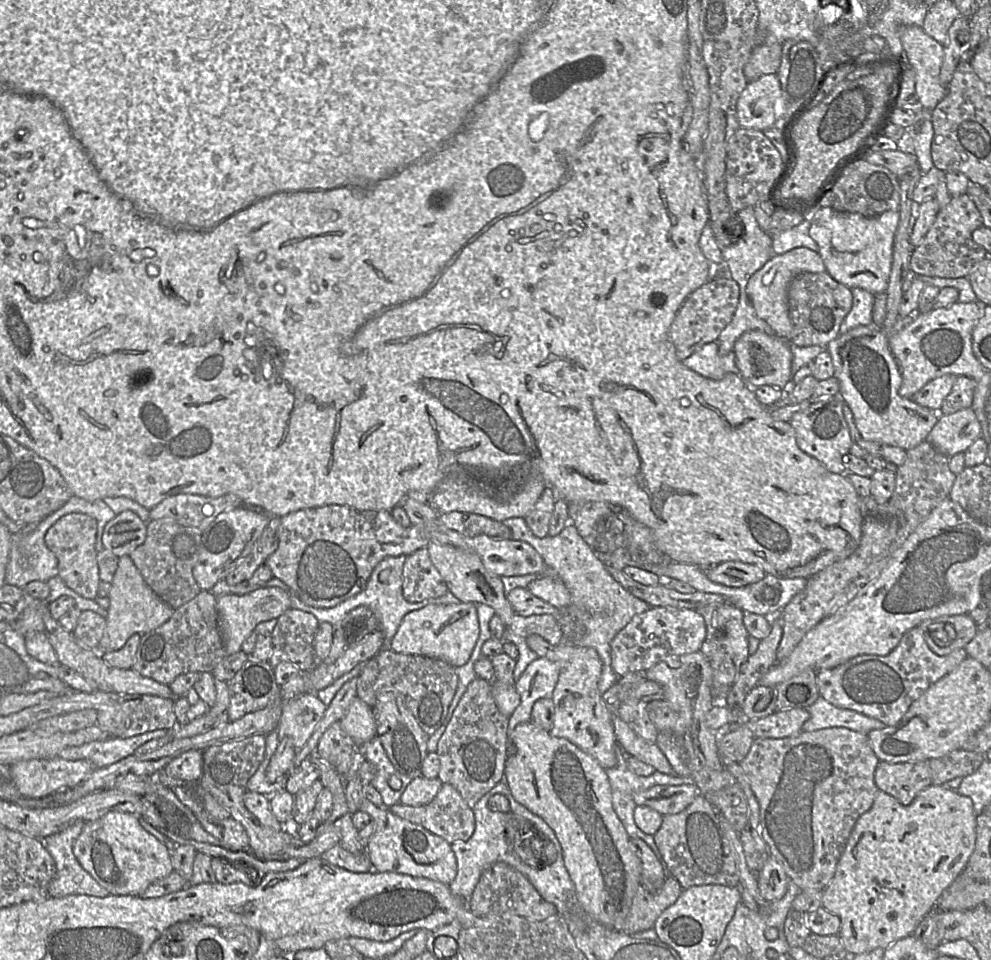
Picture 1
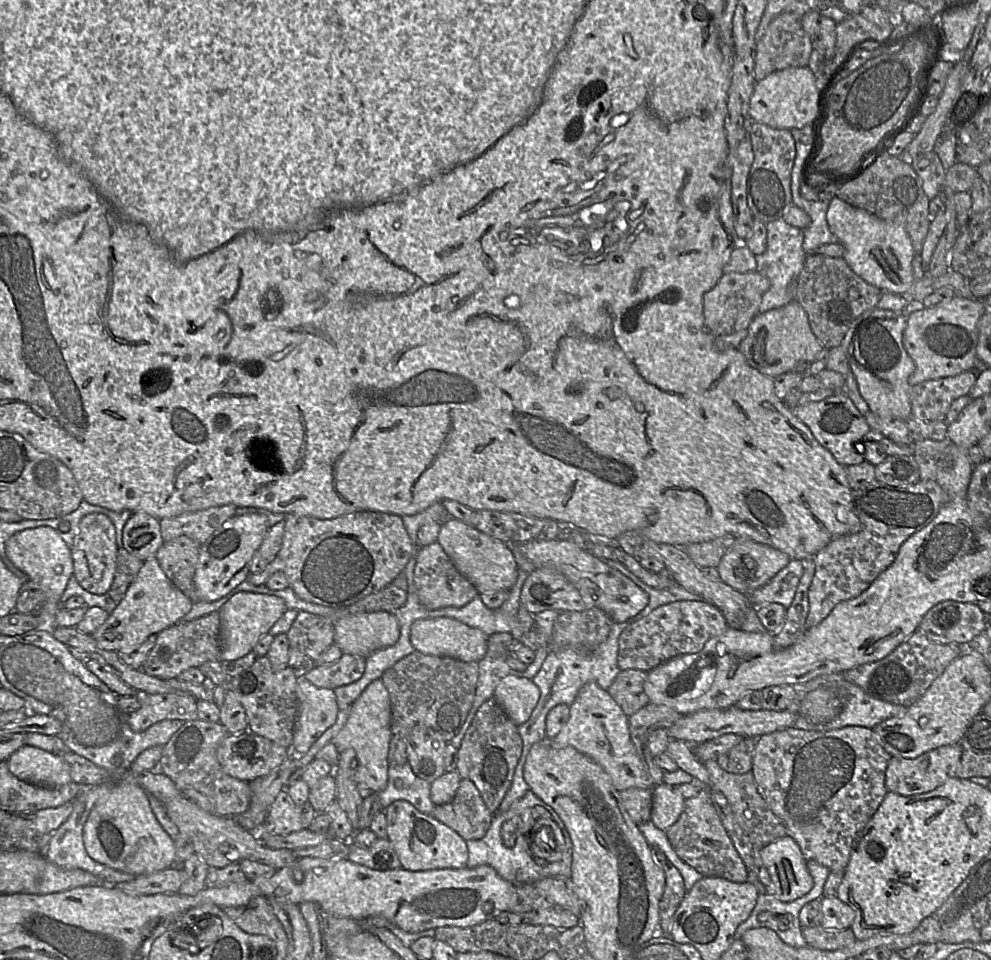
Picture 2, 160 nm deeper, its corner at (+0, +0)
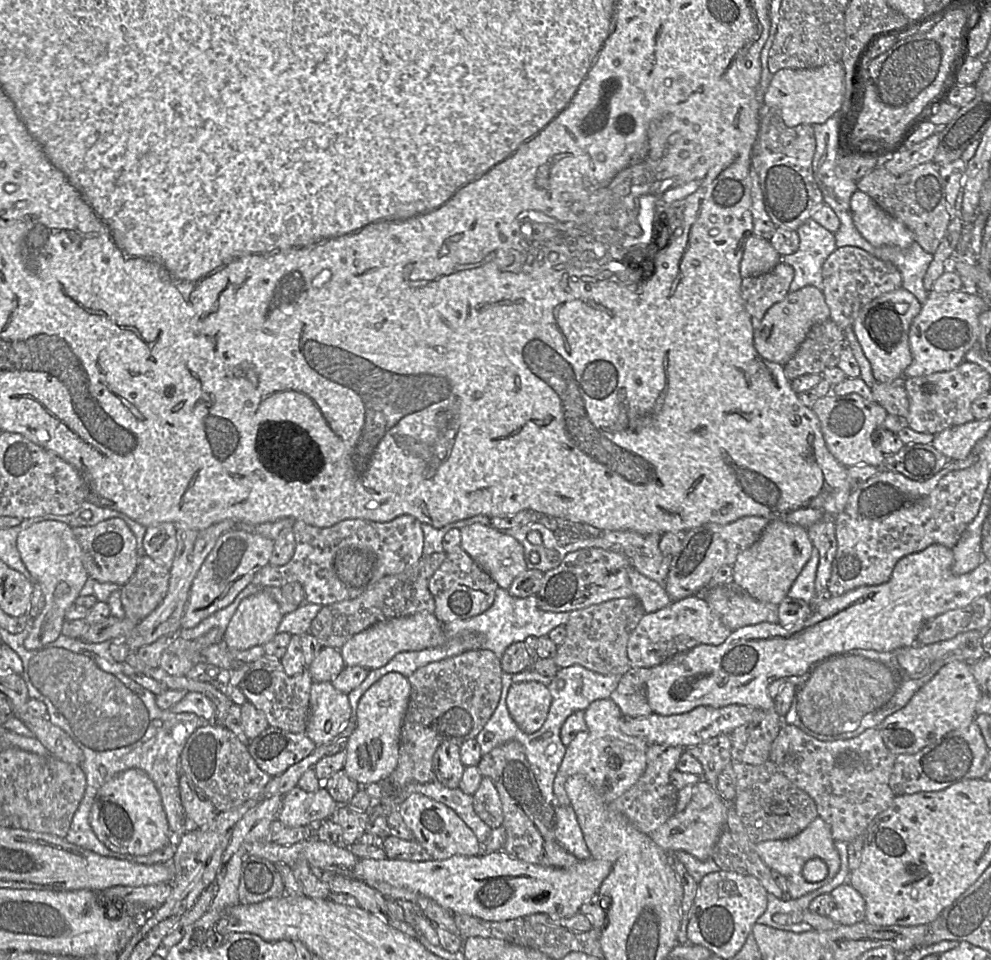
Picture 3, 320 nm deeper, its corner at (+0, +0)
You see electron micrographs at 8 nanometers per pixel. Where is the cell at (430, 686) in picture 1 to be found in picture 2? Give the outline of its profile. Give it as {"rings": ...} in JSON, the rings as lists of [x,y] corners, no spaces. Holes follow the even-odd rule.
{"rings":[[[417,651],[387,669],[380,679],[389,693],[391,702],[389,764],[395,766],[407,763],[410,733],[417,725],[425,725],[439,732],[447,742],[454,738],[460,732],[473,706],[478,678],[478,662],[463,662],[451,657],[426,655]]]}

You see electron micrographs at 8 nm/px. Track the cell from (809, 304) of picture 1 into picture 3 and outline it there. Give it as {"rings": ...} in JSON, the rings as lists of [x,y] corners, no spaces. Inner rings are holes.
{"rings":[[[853,246],[837,248],[822,265],[822,288],[830,314],[829,319],[841,329],[846,330],[853,324],[860,309],[875,298],[900,288],[902,275],[896,266],[886,262],[871,253]]]}

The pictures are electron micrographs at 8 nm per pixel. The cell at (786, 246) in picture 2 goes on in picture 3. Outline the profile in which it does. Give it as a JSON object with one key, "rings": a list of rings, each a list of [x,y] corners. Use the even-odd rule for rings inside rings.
{"rings":[[[813,220],[796,229],[799,236],[799,248],[792,254],[782,257],[781,262],[794,269],[794,277],[789,292],[795,292],[805,286],[822,288],[822,265],[837,249],[835,232],[831,232]]]}

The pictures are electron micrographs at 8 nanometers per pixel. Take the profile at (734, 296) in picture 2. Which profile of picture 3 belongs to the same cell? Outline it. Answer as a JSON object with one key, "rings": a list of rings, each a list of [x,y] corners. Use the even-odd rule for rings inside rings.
{"rings":[[[780,262],[767,273],[742,279],[741,297],[754,328],[772,305],[787,296],[793,277],[794,269]]]}

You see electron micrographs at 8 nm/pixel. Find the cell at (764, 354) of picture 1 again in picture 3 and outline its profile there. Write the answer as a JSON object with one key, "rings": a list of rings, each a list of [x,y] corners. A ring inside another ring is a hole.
{"rings":[[[805,286],[795,292],[789,292],[780,302],[772,305],[763,319],[755,325],[754,347],[764,359],[786,365],[794,356],[811,328],[829,319],[829,308],[821,289]]]}

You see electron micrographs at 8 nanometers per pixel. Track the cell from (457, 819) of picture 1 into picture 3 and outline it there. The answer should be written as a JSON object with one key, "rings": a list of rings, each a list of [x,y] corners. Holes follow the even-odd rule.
{"rings":[[[482,778],[478,789],[473,794],[473,808],[491,829],[503,825],[502,803],[491,779]]]}

